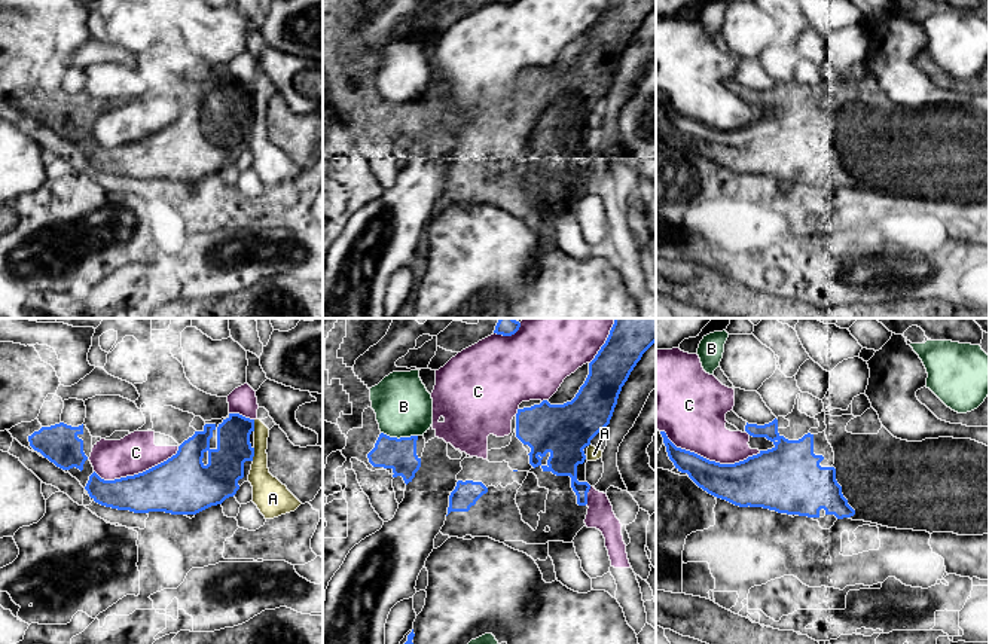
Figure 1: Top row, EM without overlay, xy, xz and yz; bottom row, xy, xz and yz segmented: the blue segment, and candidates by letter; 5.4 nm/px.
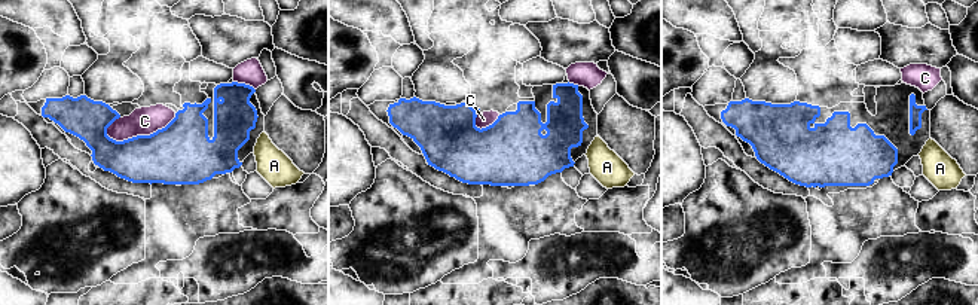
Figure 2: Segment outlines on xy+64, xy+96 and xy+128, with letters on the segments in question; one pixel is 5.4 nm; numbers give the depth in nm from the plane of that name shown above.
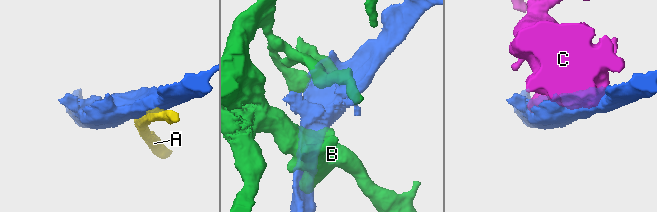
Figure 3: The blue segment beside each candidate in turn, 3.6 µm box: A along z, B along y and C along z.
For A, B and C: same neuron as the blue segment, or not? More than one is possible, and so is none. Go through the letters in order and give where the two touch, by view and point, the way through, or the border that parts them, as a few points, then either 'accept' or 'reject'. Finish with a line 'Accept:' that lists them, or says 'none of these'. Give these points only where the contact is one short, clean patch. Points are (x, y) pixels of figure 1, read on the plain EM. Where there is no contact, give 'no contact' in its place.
A: xy (253, 121) | reject
B: xz (400, 104) | reject
C: yz (708, 127) | reject
Accept: none of these

